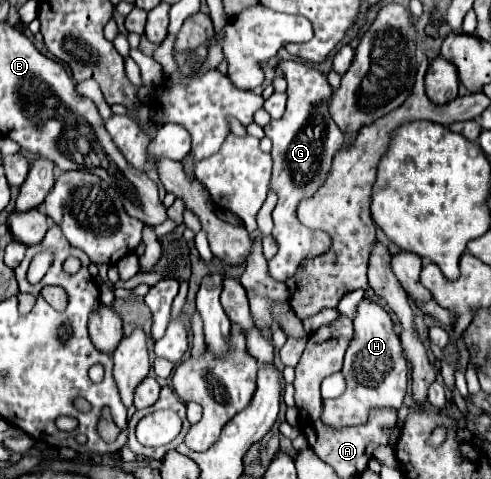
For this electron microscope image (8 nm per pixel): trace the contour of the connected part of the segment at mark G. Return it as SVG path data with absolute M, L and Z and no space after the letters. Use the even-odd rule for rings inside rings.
M278 62L278 68L282 70L286 82L288 82L288 106L280 120L270 120L264 126L266 136L272 140L272 178L270 178L270 190L278 194L278 204L272 212L274 228L272 236L278 244L278 254L268 260L268 274L274 280L288 280L296 274L296 270L302 266L304 260L316 258L330 250L332 238L326 232L310 230L302 226L296 218L296 208L300 200L312 198L326 180L326 174L330 172L334 154L344 144L344 134L336 126L336 122L330 118L328 102L332 88L324 74L320 74L316 68L310 68L302 62Z

